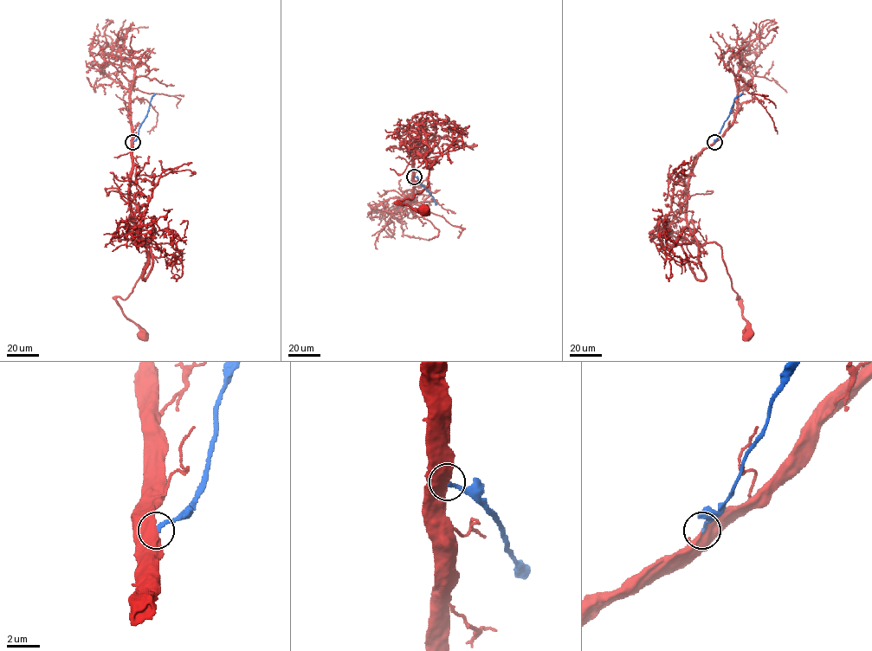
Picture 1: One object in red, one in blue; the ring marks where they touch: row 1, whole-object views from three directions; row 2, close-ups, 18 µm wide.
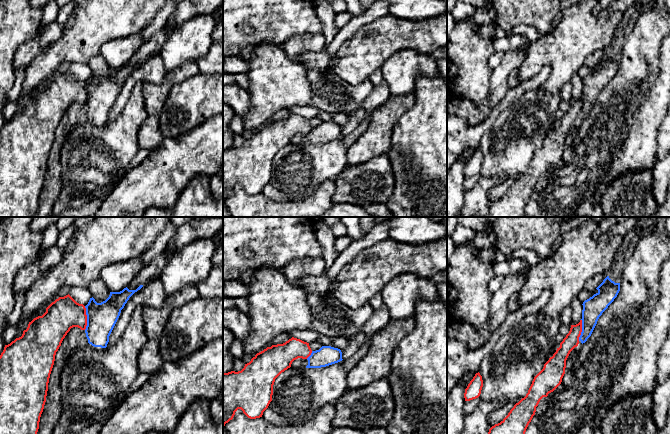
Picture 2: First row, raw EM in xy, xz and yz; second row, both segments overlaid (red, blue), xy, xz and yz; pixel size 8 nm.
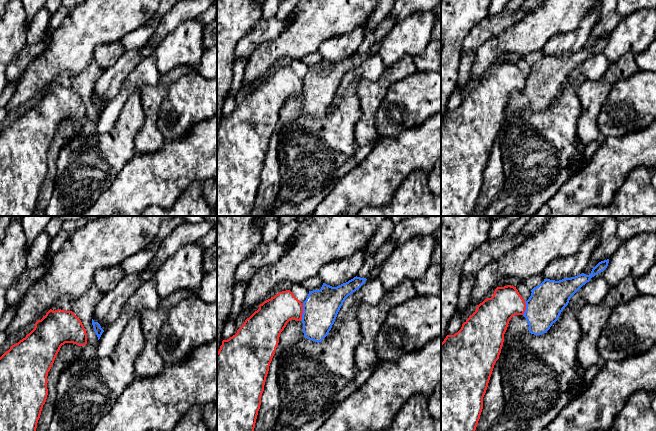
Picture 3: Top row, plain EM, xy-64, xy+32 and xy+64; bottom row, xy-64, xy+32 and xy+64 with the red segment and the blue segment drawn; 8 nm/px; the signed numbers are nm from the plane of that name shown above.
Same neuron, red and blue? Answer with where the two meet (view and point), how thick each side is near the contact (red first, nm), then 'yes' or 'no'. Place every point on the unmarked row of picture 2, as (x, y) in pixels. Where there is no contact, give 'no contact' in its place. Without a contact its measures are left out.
contact xy (86, 94); calibres 260 and 240 nm; no

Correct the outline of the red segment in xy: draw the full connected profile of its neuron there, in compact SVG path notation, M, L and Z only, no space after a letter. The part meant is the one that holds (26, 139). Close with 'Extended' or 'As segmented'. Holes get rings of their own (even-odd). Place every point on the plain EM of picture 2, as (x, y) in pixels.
M68 70L52 78L42 92L29 98L21 113L5 121L0 131L0 217L34 217L56 128L71 104L85 106L86 102L85 82Z. As segmented

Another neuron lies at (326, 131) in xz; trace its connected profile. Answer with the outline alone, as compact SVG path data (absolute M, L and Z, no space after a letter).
M322 122L319 126L312 127L307 135L298 134L291 140L292 144L321 144L342 137L342 128L338 124Z

